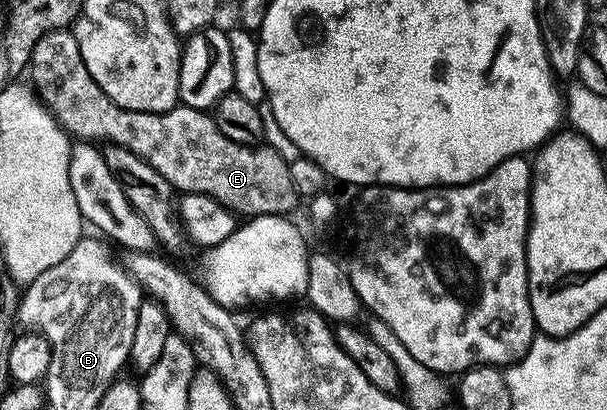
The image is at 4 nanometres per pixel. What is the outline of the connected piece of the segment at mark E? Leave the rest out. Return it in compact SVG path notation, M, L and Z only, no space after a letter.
M72 30L48 31L46 35L39 37L29 58L27 79L37 98L48 107L66 135L74 140L94 145L112 144L115 147L134 151L178 192L199 193L207 197L215 197L215 201L232 208L235 213L243 217L288 216L289 210L299 202L295 185L291 185L290 162L284 160L268 145L244 147L231 141L231 137L223 137L223 133L217 128L216 118L212 114L196 111L193 107L184 105L172 107L163 115L128 111L115 105L115 101L111 101L111 97L107 97L107 93L103 93L103 89L99 89L99 85L95 85L91 73L87 73L87 65L83 65L83 53L79 53L79 41L75 41Z

